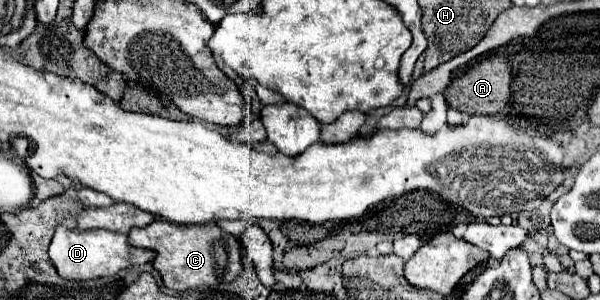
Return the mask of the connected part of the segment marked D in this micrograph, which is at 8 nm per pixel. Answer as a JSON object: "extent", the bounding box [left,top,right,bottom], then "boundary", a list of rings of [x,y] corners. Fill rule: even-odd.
{"extent":[48,226,156,280],"boundary":[[[58,226],[54,232],[54,238],[48,248],[48,256],[58,272],[60,278],[64,280],[96,280],[104,276],[114,276],[116,272],[136,266],[136,264],[146,264],[156,258],[152,250],[142,250],[142,248],[130,248],[128,236],[126,234],[116,234],[110,230],[66,230],[64,226]]]}

